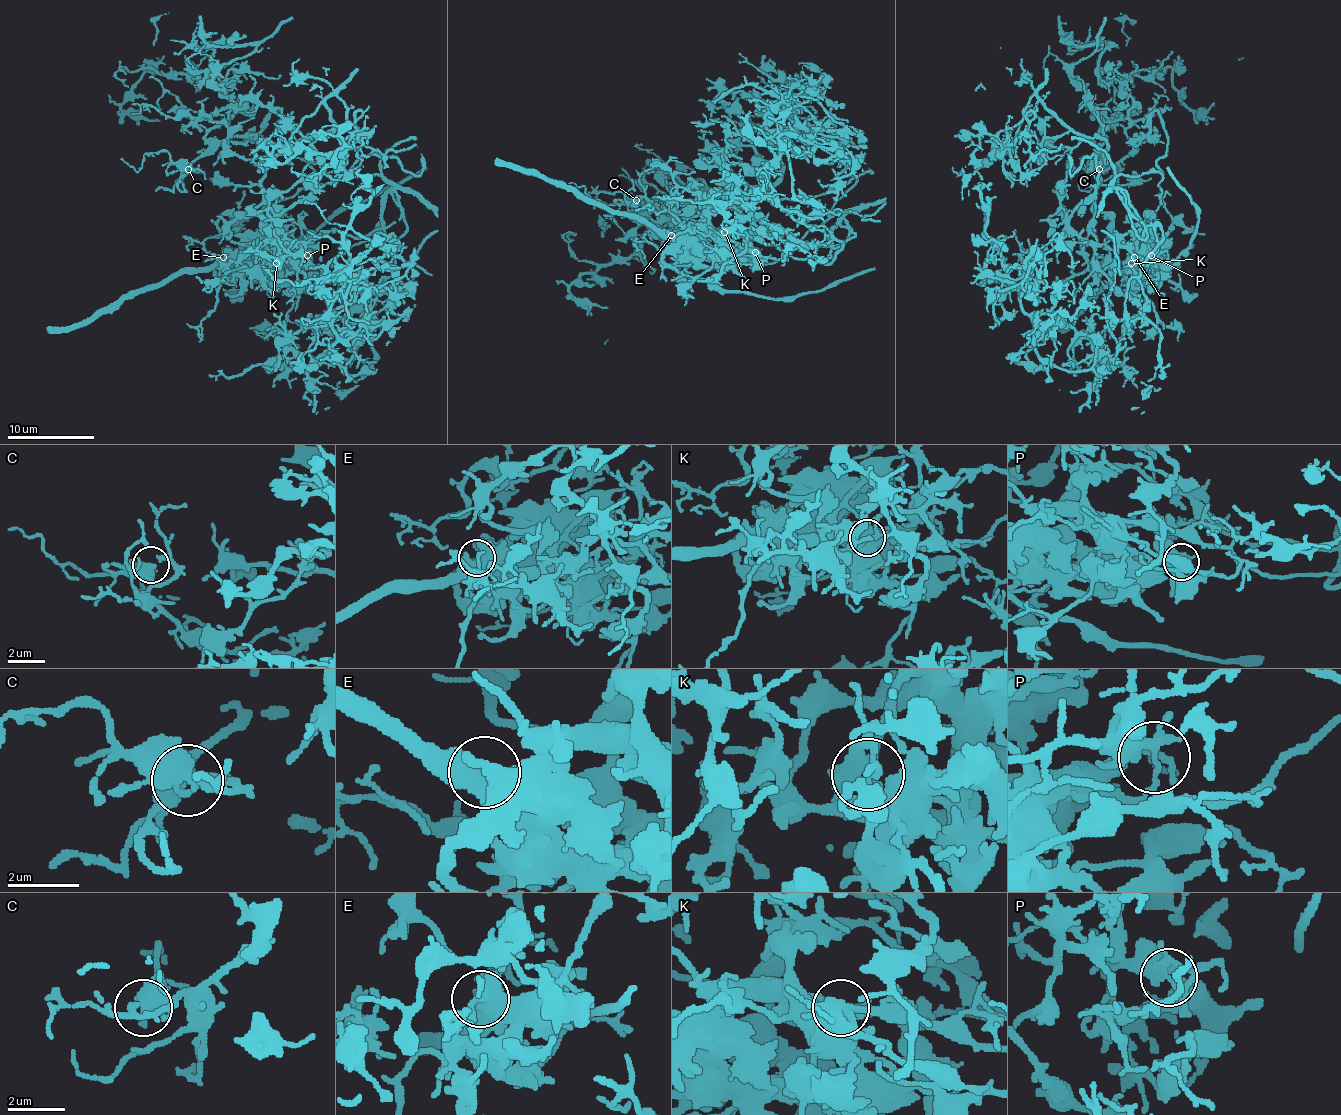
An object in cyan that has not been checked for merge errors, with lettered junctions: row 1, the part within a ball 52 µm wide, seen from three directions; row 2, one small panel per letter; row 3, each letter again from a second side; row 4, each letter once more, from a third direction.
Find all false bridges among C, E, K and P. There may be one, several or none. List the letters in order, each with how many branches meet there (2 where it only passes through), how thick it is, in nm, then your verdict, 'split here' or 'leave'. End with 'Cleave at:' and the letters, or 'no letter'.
C: 3 | 360 nm | leave
E: 3 | 500 nm | leave
K: 3 | 150 nm | split here
P: 3 | 240 nm | split here
Cleave at: K, P

